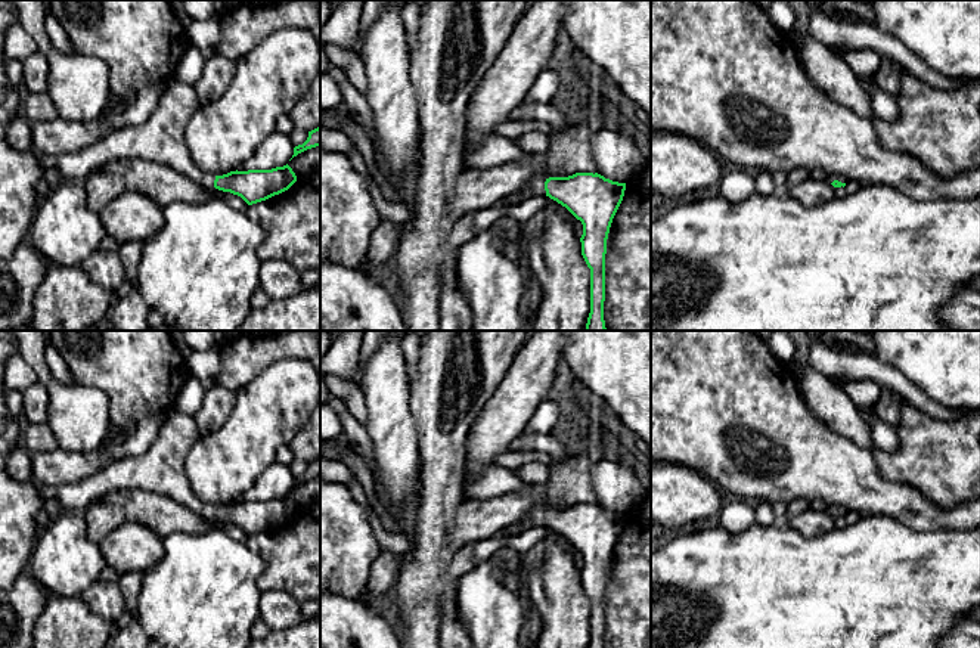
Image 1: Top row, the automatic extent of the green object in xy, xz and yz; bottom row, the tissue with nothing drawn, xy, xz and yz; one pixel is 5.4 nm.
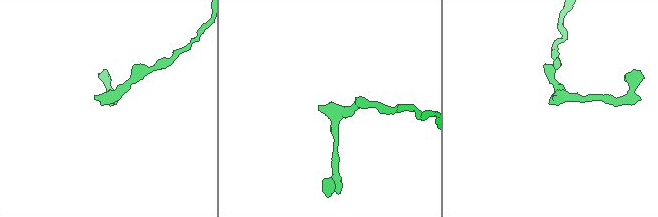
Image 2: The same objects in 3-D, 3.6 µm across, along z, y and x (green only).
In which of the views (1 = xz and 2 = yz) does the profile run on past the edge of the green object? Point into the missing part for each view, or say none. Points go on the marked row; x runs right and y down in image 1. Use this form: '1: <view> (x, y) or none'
1: xz (536, 188)
2: yz (831, 179)

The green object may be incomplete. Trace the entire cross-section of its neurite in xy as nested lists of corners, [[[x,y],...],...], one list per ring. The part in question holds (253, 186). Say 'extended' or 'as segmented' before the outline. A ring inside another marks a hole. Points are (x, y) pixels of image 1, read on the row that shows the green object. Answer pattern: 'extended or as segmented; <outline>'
extended; [[[173,78],[165,86],[158,108],[145,124],[115,130],[72,154],[38,155],[38,161],[44,170],[56,168],[63,182],[84,182],[90,173],[103,168],[109,161],[151,159],[207,187],[238,195],[248,205],[279,195],[297,182],[288,164],[272,170],[236,170],[223,176],[201,173],[184,142],[184,127],[199,105],[193,86]]]

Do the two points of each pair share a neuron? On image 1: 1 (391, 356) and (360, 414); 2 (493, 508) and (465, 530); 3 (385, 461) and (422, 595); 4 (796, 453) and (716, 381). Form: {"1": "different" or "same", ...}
{"1": "different", "2": "same", "3": "different", "4": "same"}

